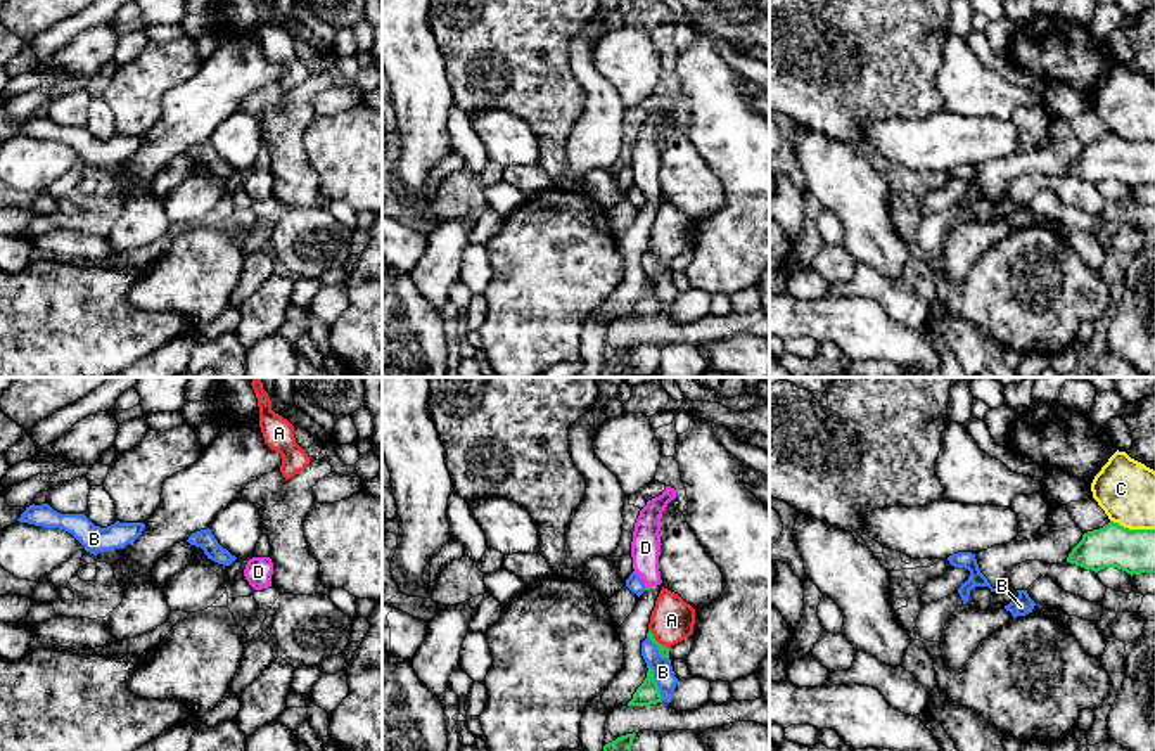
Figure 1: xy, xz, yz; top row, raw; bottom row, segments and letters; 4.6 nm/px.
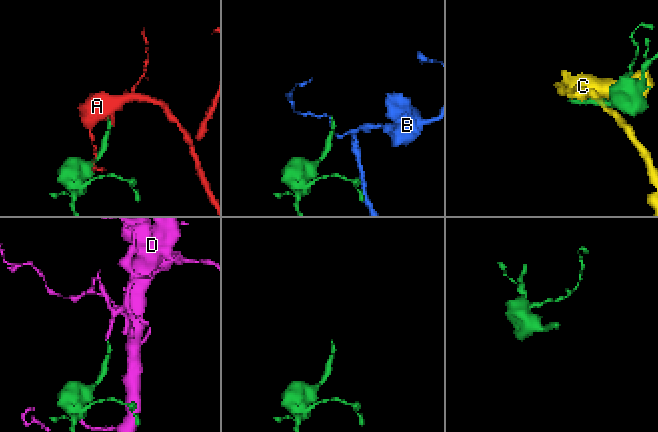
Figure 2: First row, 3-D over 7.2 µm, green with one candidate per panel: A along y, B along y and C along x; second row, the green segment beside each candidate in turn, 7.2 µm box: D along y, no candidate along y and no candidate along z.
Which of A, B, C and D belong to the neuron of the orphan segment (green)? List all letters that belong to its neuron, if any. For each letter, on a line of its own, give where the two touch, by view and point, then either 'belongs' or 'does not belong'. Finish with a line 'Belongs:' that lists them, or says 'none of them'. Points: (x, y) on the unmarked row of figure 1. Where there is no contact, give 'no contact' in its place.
A: xz (656, 253) | does not belong
B: xz (656, 295) | does not belong
C: yz (1133, 142) | does not belong
D: xz (649, 199) | belongs
Belongs: D

